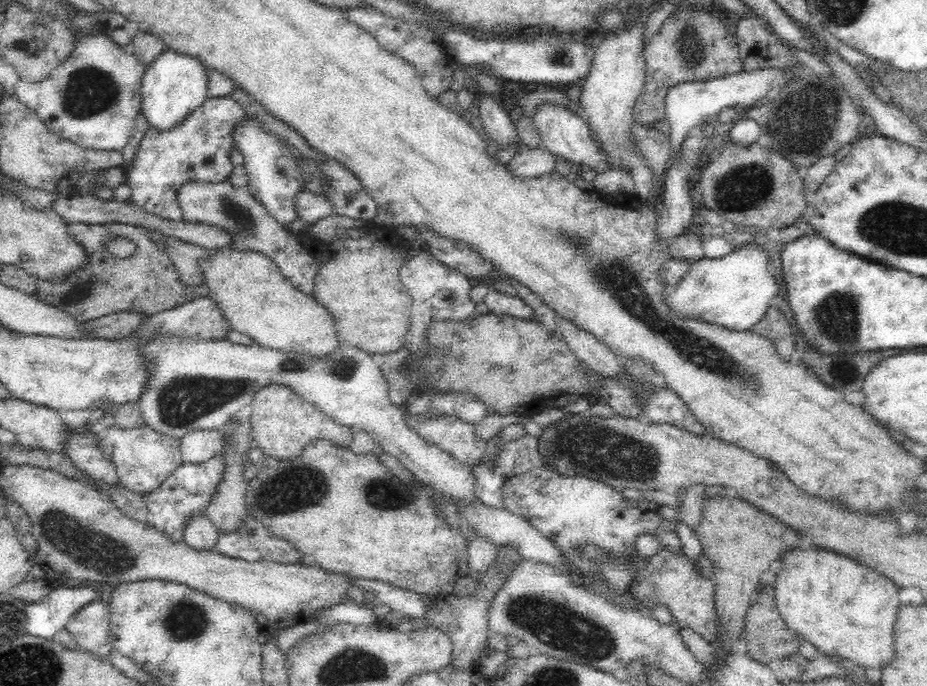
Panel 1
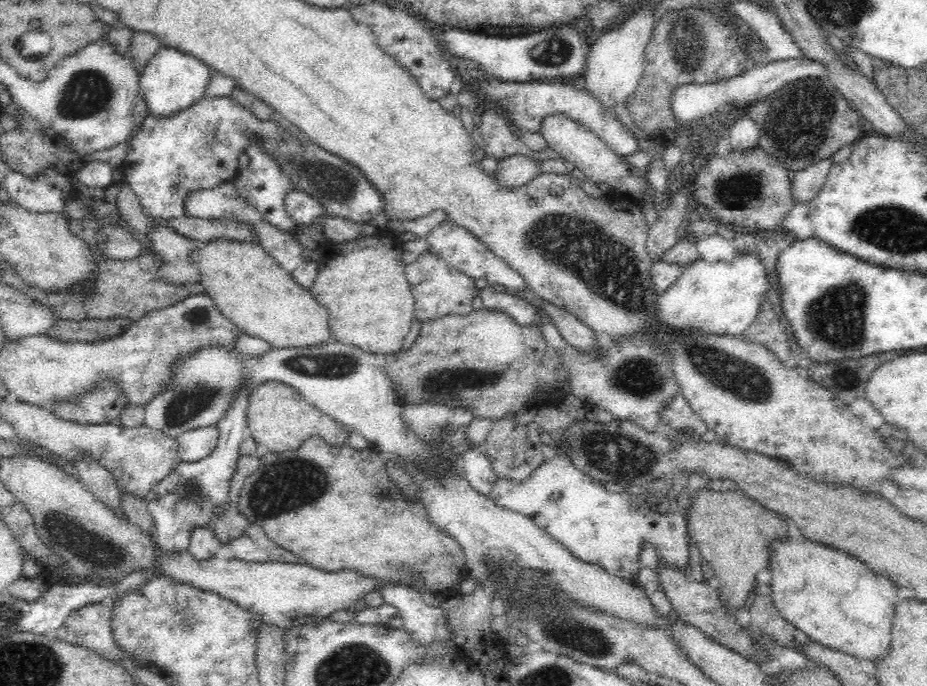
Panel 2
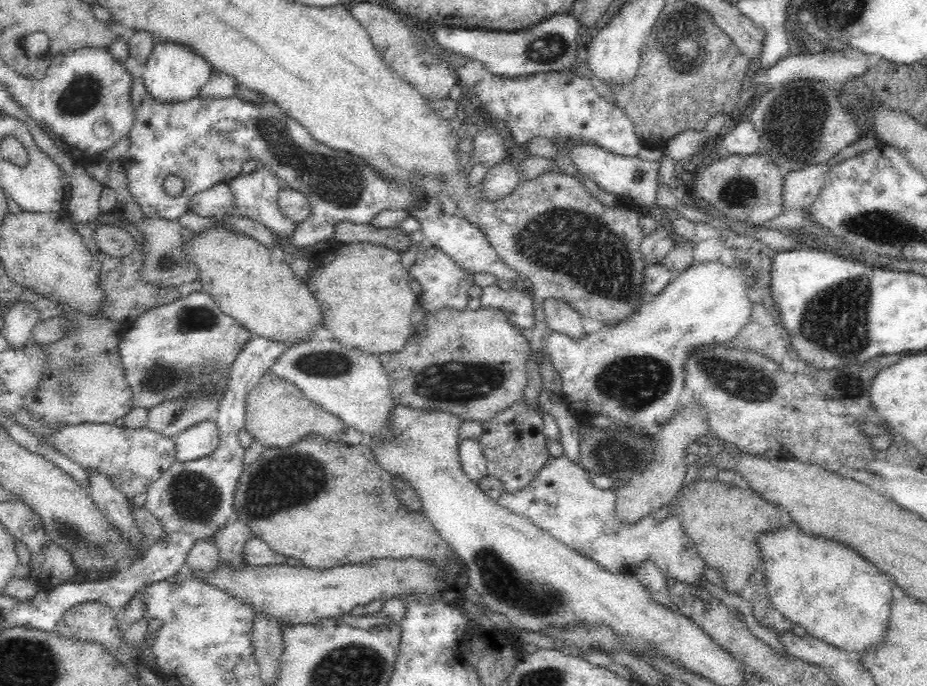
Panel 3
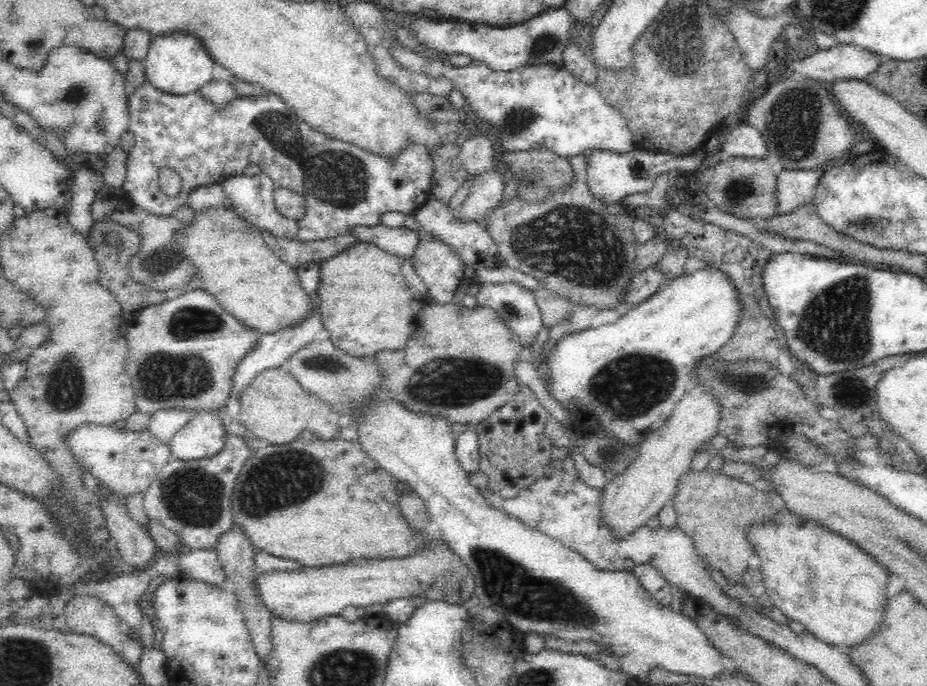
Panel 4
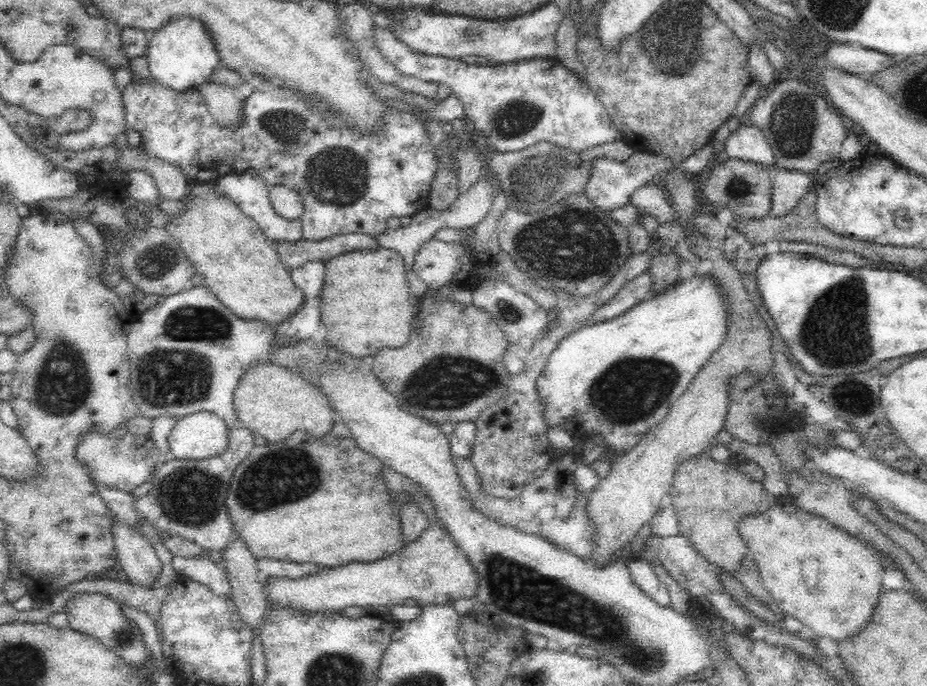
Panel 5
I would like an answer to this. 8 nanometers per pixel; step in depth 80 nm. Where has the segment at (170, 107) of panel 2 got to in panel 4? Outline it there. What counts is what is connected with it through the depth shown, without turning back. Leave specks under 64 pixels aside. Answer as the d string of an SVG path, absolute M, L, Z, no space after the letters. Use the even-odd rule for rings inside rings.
M175 32L155 36L151 40L143 67L145 80L150 82L152 87L168 94L182 96L198 92L201 86L213 79L211 70L214 63L210 53L194 35Z

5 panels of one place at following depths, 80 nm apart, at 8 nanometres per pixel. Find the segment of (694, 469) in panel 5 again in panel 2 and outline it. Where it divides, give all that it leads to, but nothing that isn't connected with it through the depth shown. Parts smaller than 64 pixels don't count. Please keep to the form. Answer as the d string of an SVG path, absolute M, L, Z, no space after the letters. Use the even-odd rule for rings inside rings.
M698 490L691 502L687 534L698 543L701 560L714 569L718 601L736 620L736 614L752 594L756 575L769 566L771 544L789 537L787 520L738 490L732 493Z

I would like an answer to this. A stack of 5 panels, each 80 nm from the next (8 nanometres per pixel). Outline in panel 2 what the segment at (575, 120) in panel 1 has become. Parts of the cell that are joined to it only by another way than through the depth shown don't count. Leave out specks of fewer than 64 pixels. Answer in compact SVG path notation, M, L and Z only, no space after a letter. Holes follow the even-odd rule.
M548 114L542 118L540 122L540 134L542 134L548 146L549 153L557 156L564 161L570 160L577 166L577 177L593 180L598 184L605 182L614 188L620 188L621 192L630 194L640 201L642 190L651 186L646 180L646 168L636 169L635 167L620 160L620 156L616 155L609 146L599 137L596 136L589 128L578 124L575 120L568 118L564 114Z

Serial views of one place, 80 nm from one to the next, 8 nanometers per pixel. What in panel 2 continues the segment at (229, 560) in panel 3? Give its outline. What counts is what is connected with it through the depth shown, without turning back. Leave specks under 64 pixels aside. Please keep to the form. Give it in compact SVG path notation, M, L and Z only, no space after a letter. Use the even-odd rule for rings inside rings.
M231 502L214 508L214 516L209 522L221 544L226 544L232 538L242 536L242 532L249 526L248 519L239 511L237 506L232 506Z

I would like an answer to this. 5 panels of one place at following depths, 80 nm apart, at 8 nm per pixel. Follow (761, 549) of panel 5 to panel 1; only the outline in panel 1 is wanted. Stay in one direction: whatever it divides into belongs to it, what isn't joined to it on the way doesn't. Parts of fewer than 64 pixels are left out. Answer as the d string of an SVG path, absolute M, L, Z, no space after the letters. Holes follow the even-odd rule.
M799 547L785 552L780 572L773 576L775 607L801 641L814 646L818 652L836 660L846 659L862 668L884 668L894 658L894 625L900 606L899 591L892 580L873 568L850 557L826 549L802 550Z

